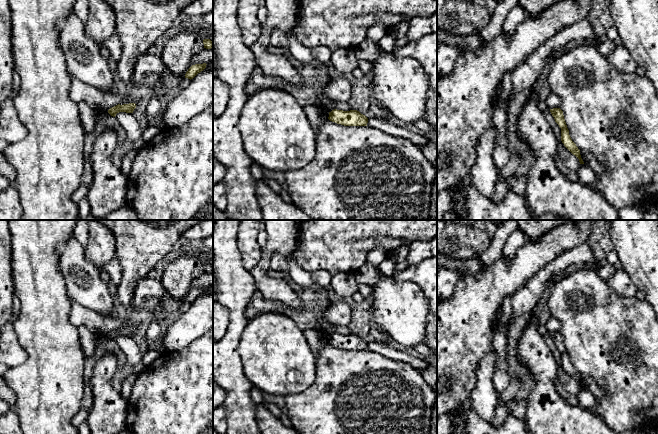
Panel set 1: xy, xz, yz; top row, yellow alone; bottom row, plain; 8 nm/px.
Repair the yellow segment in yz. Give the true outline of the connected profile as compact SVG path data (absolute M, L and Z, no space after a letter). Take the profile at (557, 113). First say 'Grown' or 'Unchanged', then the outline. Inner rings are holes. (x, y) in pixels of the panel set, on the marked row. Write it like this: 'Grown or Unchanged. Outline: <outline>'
Unchanged. Outline: M553 108L553 109L550 109L550 112L552 116L554 117L555 122L561 128L562 143L573 155L575 155L579 159L580 164L584 164L580 155L580 150L576 146L576 144L572 141L569 135L569 130L567 128L567 125L564 119L563 111L560 108Z

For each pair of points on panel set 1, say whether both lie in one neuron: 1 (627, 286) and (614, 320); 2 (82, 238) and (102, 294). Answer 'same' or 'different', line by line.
1: different
2: different

